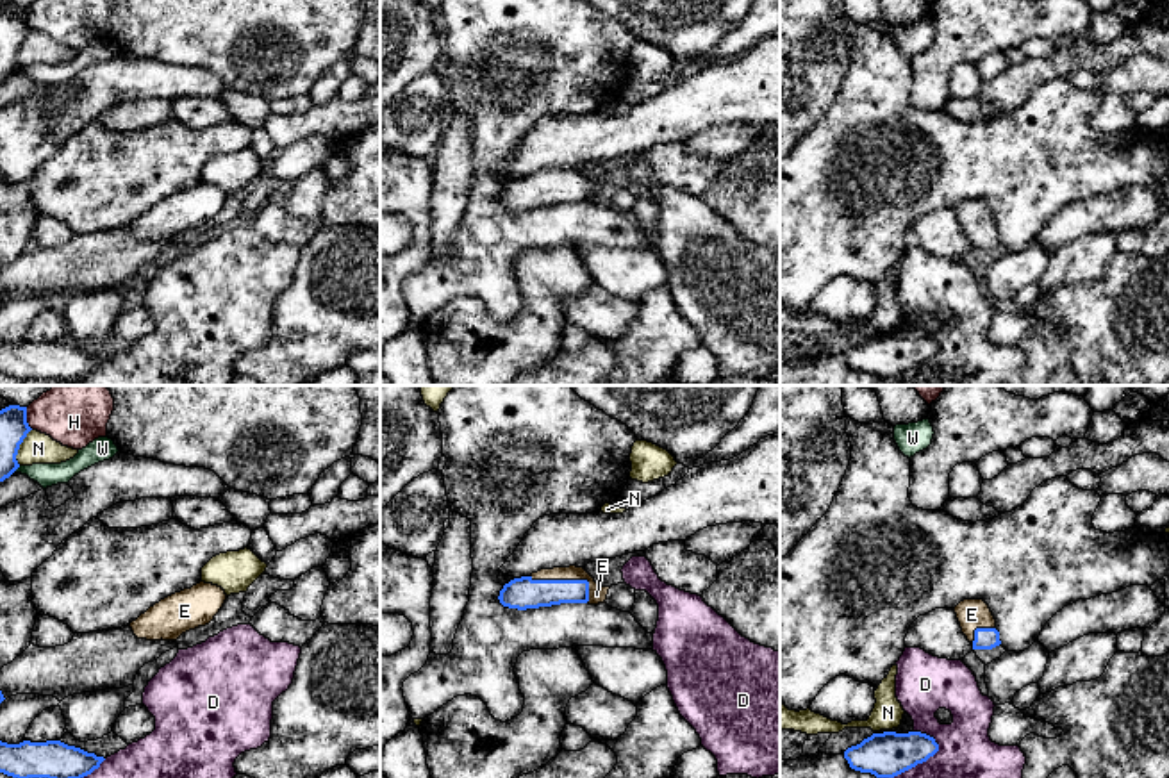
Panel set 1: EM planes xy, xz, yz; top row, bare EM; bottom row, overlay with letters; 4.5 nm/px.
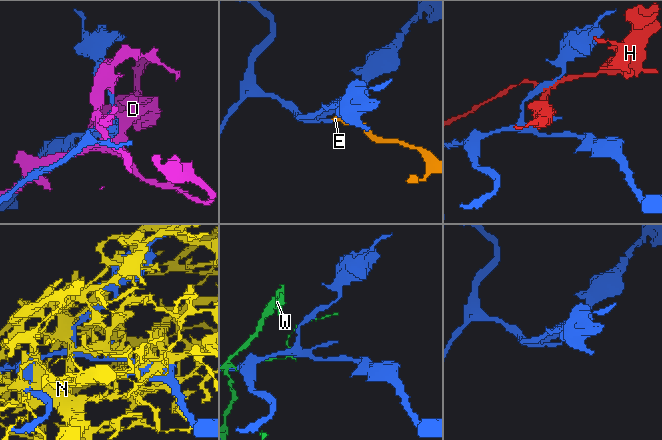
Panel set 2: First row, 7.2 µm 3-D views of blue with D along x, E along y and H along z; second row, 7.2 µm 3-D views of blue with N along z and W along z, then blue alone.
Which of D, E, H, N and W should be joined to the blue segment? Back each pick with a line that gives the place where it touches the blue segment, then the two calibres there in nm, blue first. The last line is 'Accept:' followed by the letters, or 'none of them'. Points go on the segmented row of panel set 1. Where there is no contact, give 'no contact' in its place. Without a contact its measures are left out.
E: meets blue in xz at (568, 580); 150 nm thick on the blue side, 80 nm on the other
Accept: E

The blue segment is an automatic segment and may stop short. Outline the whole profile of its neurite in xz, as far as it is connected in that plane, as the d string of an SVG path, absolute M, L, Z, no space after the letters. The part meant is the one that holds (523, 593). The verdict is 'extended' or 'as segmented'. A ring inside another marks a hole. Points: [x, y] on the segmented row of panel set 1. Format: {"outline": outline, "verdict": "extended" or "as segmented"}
{"outline": "M576 566L541 569L530 576L514 578L500 591L500 603L526 610L560 603L605 603L610 587L600 587Z", "verdict": "extended"}

